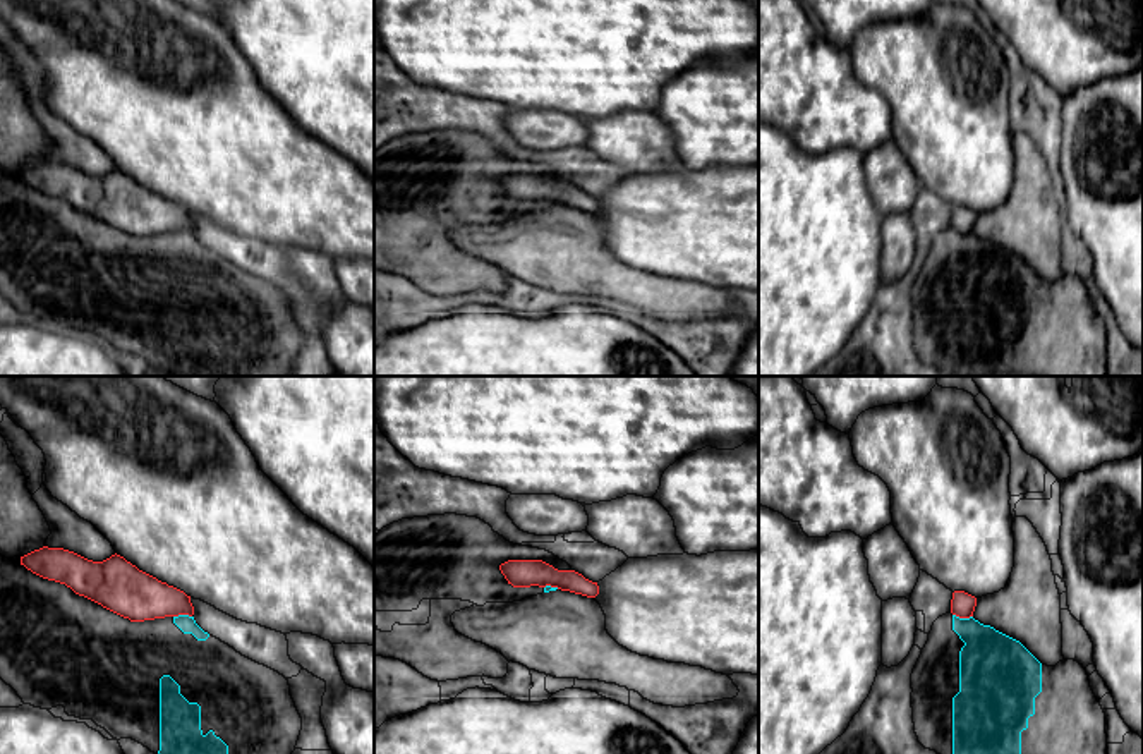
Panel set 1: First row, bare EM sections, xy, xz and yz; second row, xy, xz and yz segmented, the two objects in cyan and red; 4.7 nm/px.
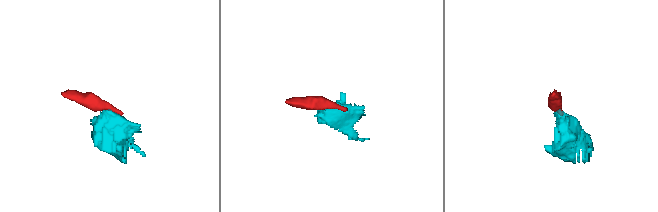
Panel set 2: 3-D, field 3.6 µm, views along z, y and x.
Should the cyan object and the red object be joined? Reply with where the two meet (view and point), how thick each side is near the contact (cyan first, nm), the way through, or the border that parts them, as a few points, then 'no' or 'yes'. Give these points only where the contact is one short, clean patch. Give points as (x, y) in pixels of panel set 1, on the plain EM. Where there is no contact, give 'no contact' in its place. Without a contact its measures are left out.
yz (963, 234) | 300/110 nm | along yz (953, 229), (972, 232) | no

